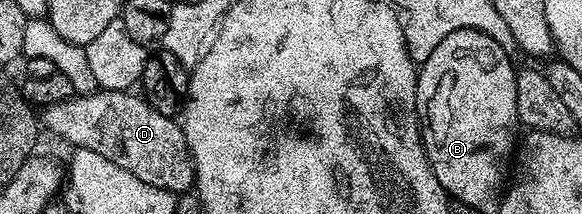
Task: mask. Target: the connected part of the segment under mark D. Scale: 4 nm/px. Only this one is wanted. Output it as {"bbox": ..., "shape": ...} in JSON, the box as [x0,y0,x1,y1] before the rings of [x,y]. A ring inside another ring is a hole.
{"bbox":[42,89,195,195],"shape":[[[103,89],[88,94],[76,93],[71,99],[47,104],[42,111],[42,123],[43,126],[45,123],[50,132],[68,141],[70,146],[102,155],[114,165],[150,185],[153,190],[165,190],[172,195],[181,195],[195,186],[195,171],[191,165],[191,155],[188,154],[183,126],[173,116],[158,113],[139,94],[131,95],[128,91]]]}

